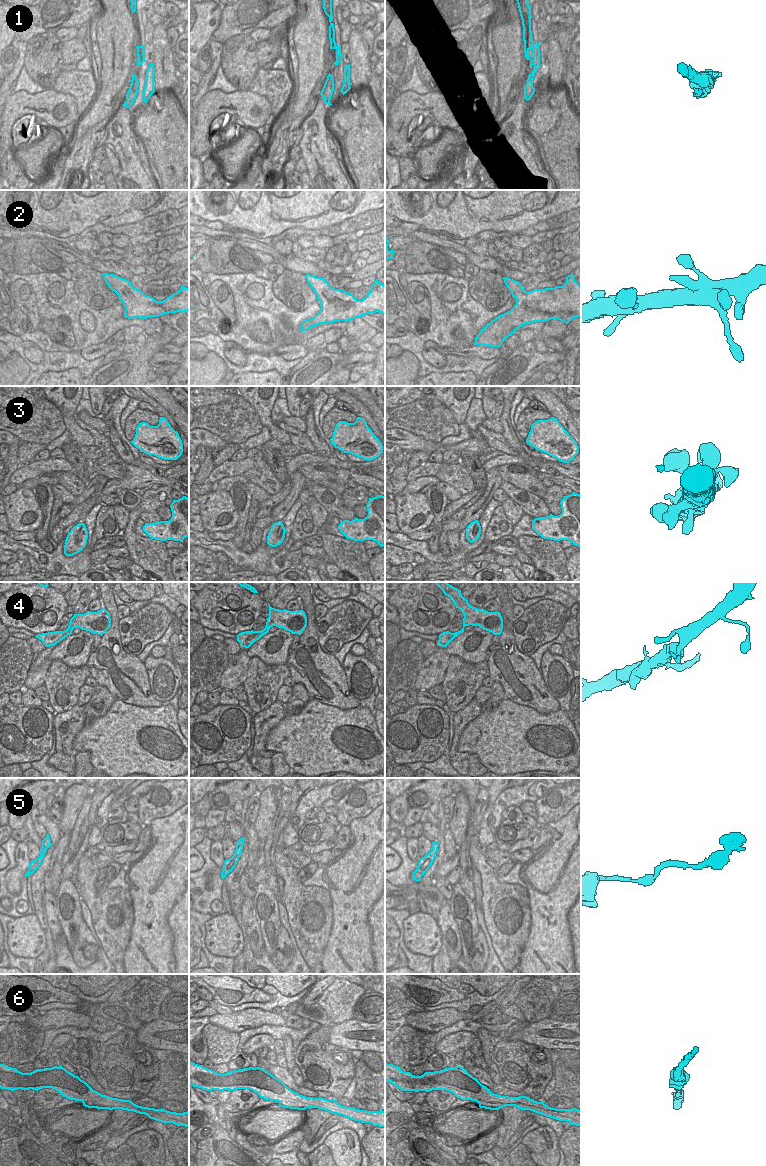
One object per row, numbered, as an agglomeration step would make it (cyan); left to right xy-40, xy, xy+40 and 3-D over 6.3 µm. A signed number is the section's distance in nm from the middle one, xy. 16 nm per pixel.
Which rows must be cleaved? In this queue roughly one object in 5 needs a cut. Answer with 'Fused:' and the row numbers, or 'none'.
Fused: none

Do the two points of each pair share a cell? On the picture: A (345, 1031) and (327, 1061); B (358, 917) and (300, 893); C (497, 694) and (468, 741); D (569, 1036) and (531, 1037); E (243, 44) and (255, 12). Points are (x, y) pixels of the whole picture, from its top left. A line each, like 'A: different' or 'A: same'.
A: different
B: different
C: different
D: same
E: different

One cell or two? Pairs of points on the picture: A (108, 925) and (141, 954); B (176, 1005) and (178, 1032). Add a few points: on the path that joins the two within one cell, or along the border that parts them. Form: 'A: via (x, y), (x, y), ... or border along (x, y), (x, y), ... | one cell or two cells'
A: border along (134, 919), (130, 940), (122, 961) | two cells
B: border along (160, 1018), (166, 1021), (178, 1022) | two cells

